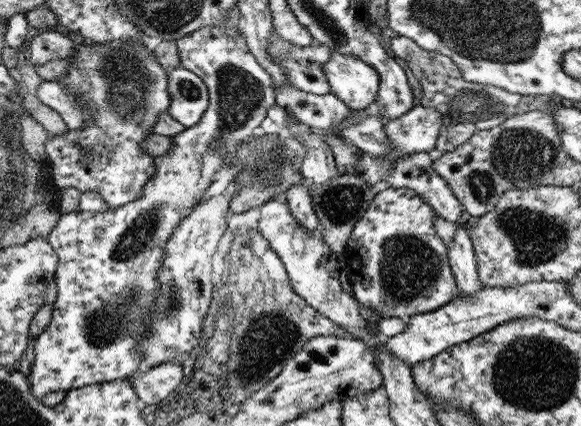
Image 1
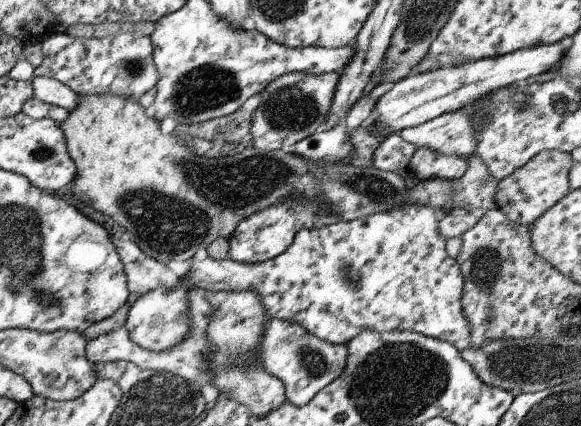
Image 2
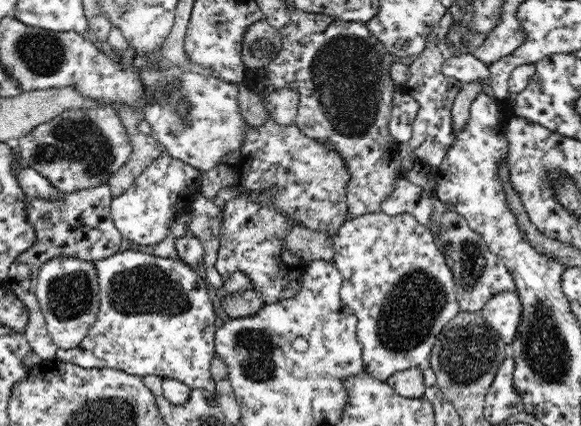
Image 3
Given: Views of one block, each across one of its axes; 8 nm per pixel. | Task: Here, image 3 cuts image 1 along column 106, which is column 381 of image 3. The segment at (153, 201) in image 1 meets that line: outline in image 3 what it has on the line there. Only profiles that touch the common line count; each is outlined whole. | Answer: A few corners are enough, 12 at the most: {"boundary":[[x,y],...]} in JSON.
{"boundary":[[383,211],[333,236],[365,372],[429,360],[461,311],[430,229]]}

